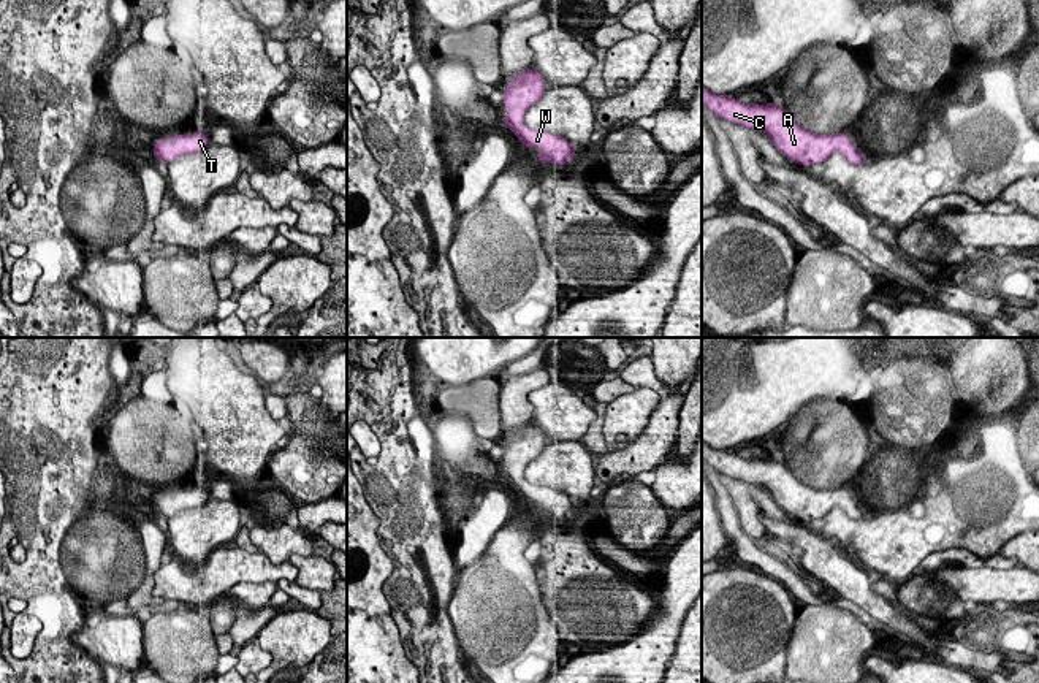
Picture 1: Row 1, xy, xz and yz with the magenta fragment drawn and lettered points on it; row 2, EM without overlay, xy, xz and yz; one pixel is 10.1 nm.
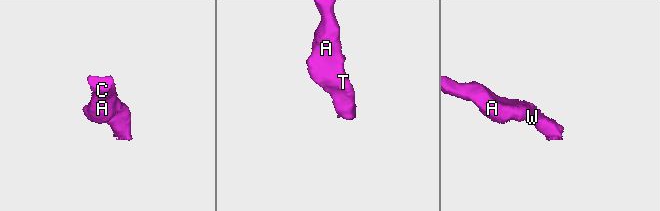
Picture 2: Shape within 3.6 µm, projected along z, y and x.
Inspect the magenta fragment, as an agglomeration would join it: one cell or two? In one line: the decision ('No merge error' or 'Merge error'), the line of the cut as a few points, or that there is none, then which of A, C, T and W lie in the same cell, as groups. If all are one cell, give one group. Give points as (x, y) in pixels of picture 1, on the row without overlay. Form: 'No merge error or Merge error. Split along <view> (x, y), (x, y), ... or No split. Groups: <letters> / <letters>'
No merge error. No split. Groups: A C T W

